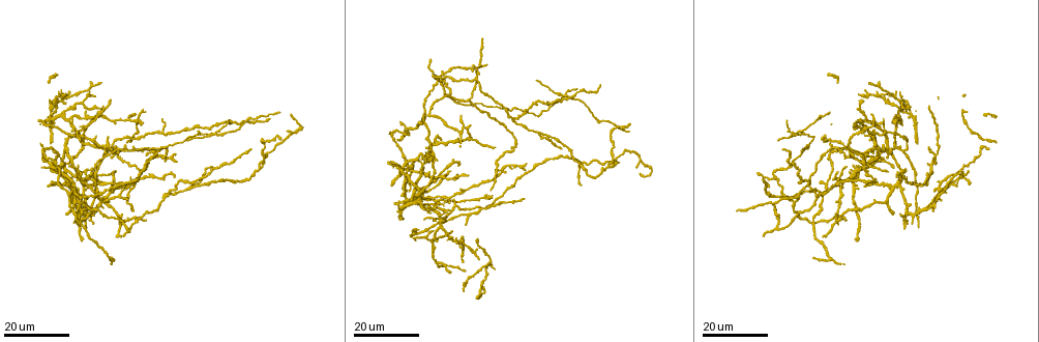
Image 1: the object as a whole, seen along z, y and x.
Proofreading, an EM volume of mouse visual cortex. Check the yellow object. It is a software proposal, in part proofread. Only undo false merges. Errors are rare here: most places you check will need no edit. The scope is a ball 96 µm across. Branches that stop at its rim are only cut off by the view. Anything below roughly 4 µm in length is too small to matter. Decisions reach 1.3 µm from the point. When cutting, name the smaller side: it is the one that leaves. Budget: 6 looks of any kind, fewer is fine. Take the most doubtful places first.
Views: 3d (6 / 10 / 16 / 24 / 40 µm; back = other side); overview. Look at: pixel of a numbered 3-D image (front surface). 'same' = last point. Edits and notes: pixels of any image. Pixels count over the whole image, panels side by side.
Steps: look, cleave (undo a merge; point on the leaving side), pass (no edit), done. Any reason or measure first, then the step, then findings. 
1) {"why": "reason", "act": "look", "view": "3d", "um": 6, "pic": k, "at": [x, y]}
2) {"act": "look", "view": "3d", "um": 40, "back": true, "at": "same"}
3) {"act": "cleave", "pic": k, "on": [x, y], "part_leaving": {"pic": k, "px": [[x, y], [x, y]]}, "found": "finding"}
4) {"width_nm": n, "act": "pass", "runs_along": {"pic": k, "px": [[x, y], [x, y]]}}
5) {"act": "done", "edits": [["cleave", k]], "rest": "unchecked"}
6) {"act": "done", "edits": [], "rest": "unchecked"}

{"why": "four or more arms meet", "act": "look", "view": "3d", "um": 24, "pic": 1, "at": [564, 94]}

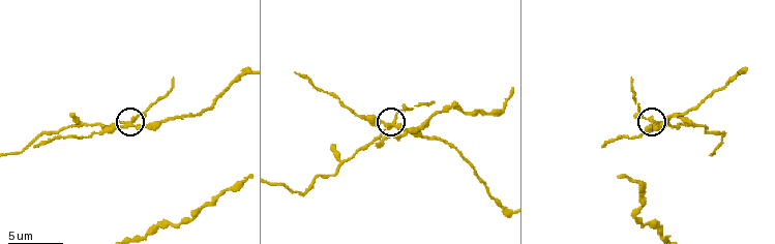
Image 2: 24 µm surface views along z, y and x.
{"act": "look", "view": "3d", "um": 6, "pic": 2, "at": [128, 127]}

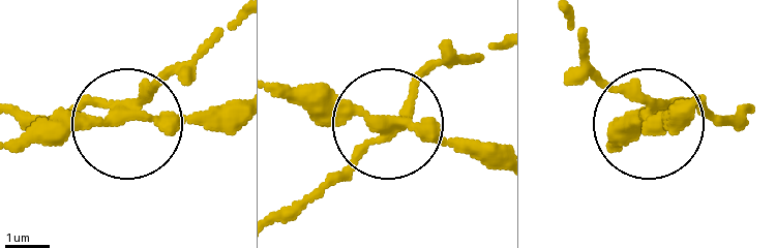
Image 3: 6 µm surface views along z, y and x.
{"act": "cleave", "pic": 3, "on": [322, 124], "part_leaving": {"pic": 3, "px": [[389, 126], [497, 149]]}, "found": "a second cell is stuck on"}

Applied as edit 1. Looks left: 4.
{"act": "look", "view": "overview"}

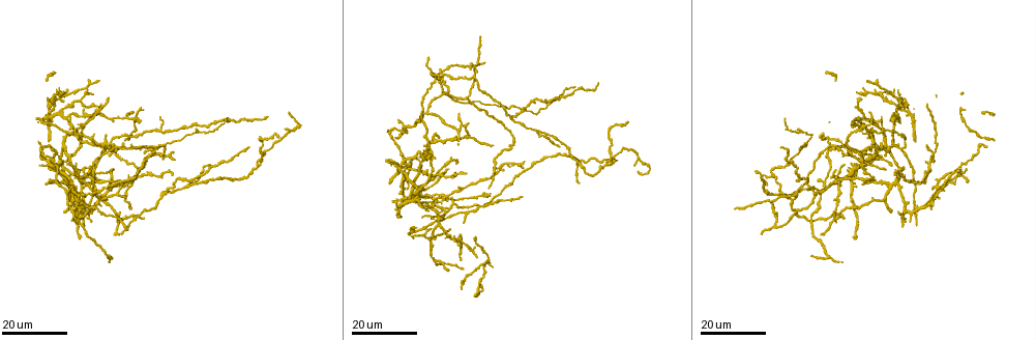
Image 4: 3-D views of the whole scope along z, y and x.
{"why": "four-way junction", "act": "look", "view": "3d", "um": 24, "pic": 4, "at": [544, 137]}

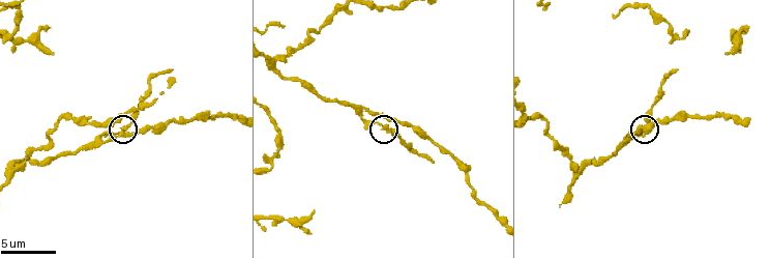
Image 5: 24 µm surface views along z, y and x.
{"act": "look", "view": "3d", "um": 10, "pic": 5, "at": [384, 127]}

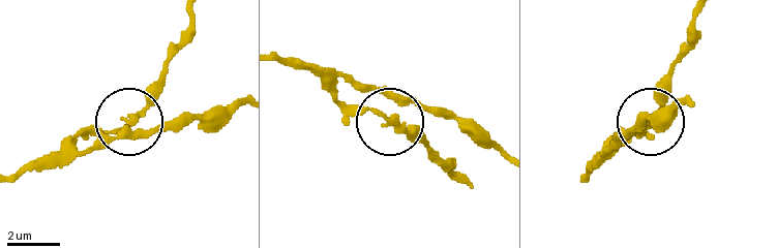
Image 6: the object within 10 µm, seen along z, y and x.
{"act": "pass", "found": "continuous, no second cell"}

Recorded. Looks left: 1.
{"act": "done", "edits": [["cleave", 3]], "rest": "unchecked"}

